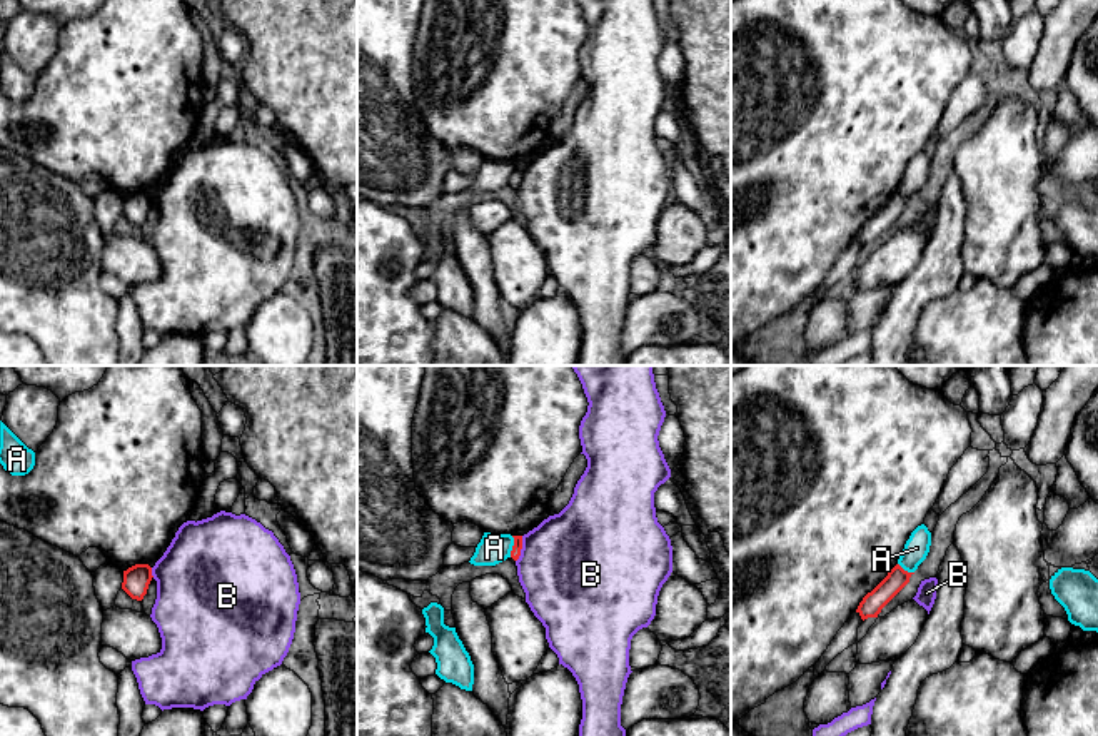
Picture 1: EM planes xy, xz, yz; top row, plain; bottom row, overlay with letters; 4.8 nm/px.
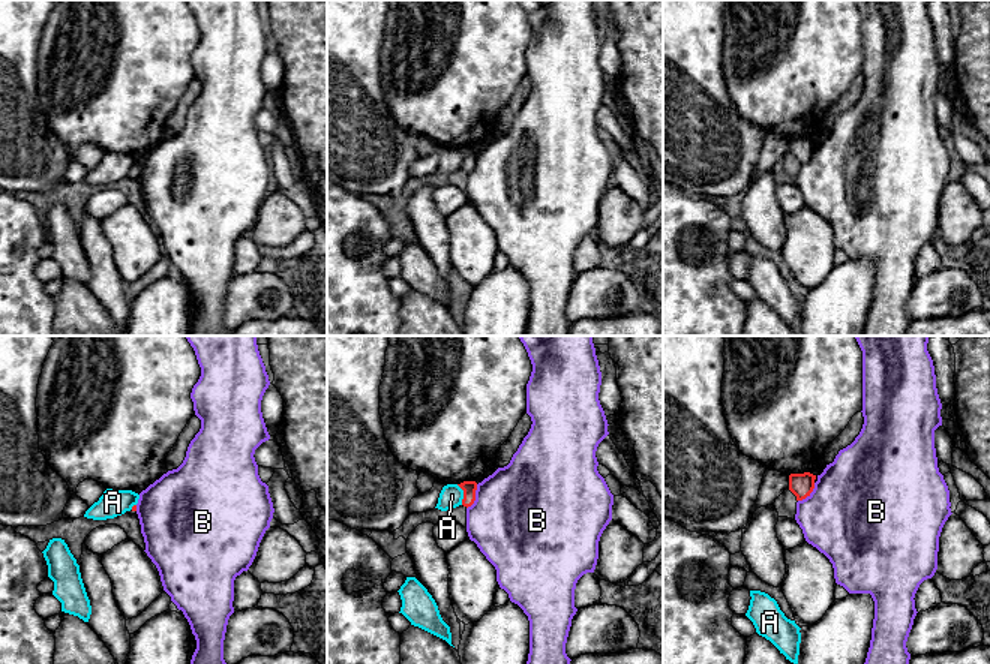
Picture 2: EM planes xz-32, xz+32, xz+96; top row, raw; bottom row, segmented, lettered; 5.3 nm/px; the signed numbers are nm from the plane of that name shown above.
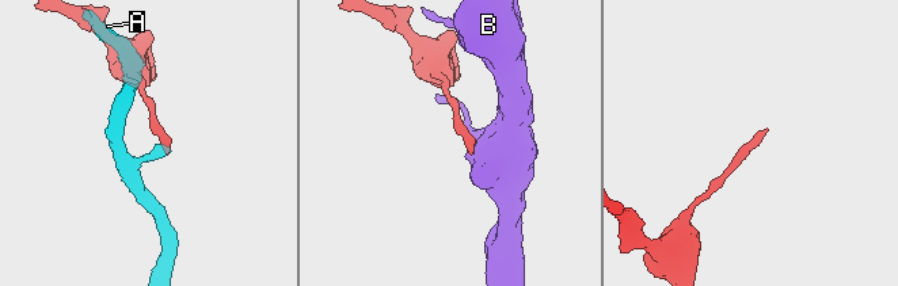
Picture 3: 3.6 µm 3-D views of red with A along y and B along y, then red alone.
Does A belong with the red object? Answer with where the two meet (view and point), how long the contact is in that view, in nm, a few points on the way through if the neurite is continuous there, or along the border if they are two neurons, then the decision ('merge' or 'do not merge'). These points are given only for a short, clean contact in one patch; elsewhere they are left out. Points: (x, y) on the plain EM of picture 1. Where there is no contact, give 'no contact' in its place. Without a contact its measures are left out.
contact xz (513, 172); length 110 nm; border xz (513, 162), (509, 182); do not merge

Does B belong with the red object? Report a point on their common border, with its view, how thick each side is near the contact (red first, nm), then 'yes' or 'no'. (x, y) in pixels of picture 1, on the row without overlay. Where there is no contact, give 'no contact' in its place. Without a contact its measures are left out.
meets red in xz at (519, 176); 50 nm thick on the red side, 480 nm on the other; no

